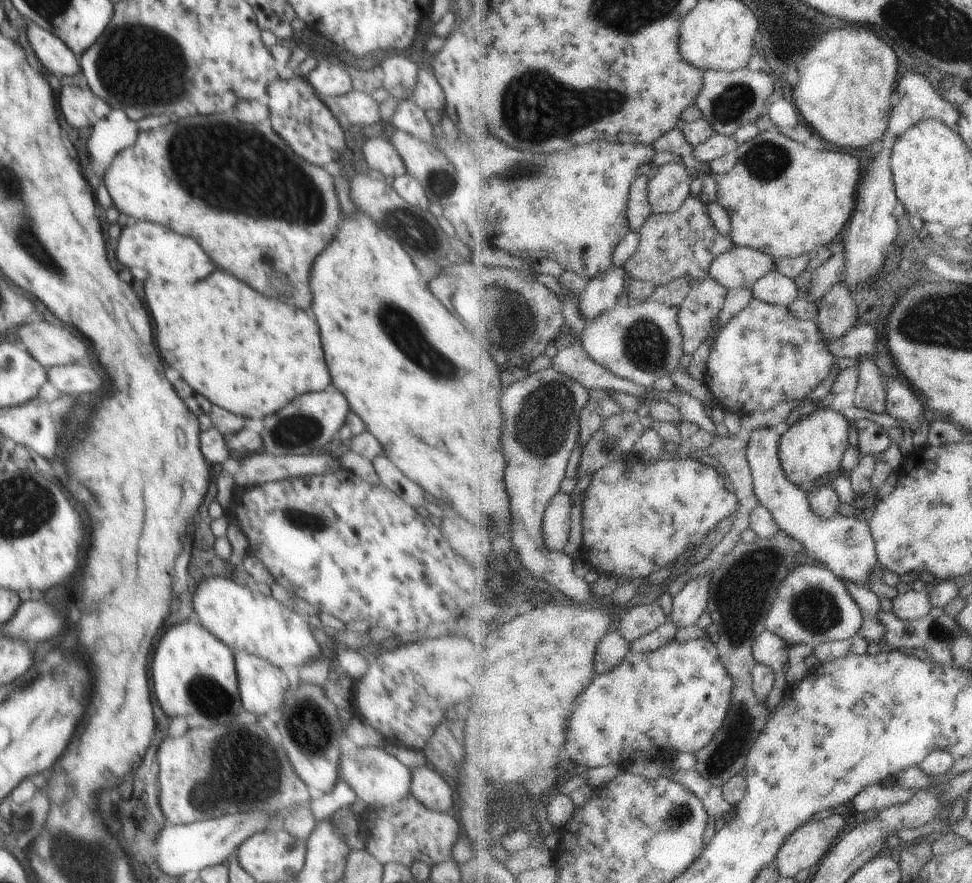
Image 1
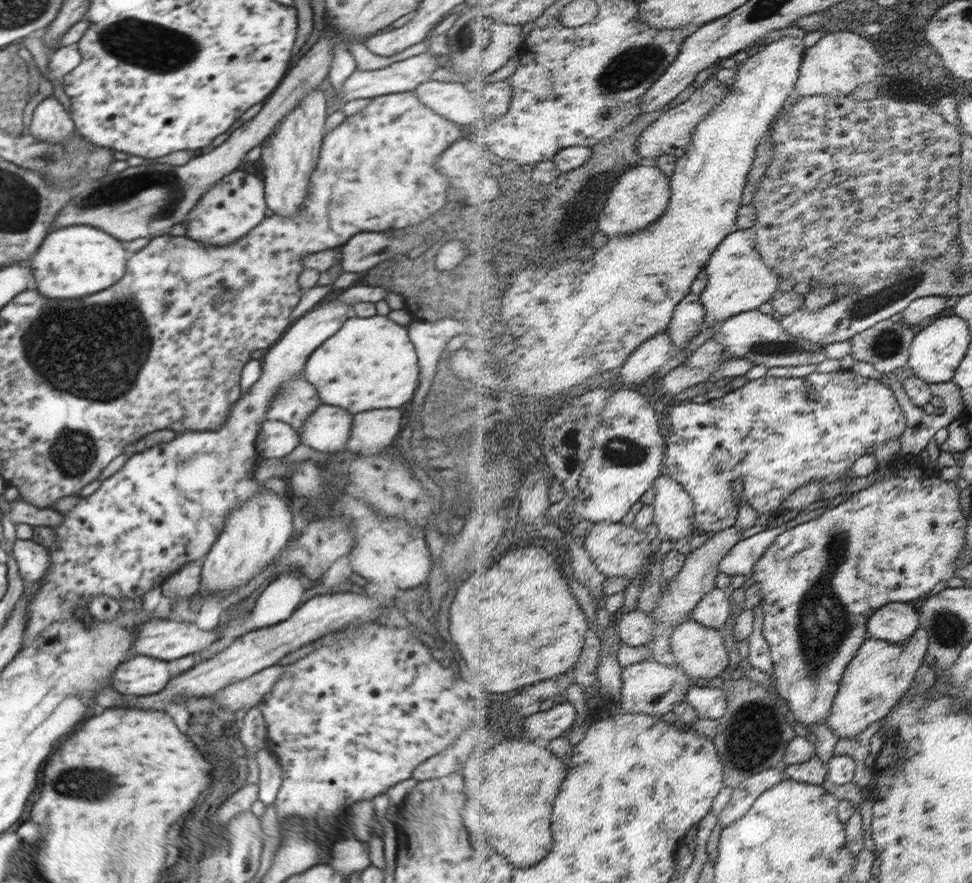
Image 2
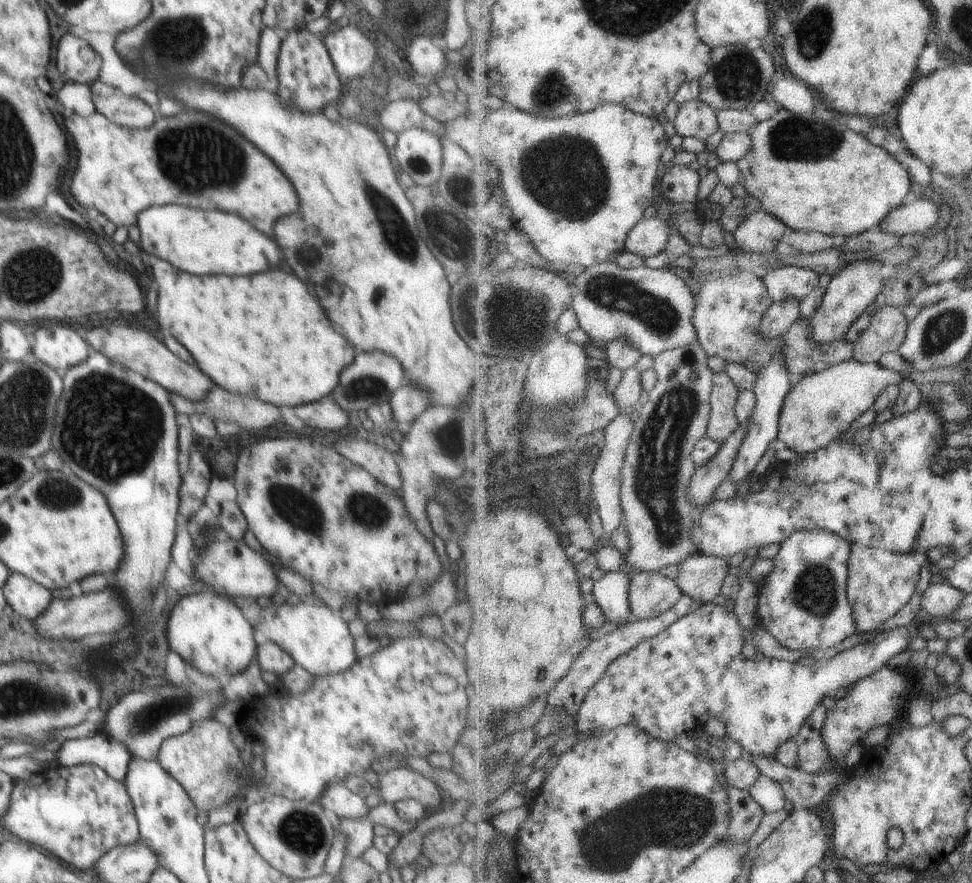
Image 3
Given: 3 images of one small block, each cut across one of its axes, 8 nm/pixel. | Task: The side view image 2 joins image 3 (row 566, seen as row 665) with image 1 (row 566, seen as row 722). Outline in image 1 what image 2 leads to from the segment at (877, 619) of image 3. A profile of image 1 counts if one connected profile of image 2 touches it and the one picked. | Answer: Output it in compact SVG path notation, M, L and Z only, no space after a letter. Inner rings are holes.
M762 427L753 432L748 458L755 478L755 491L759 504L769 508L778 524L788 534L801 540L810 555L823 561L842 579L869 586L871 572L881 563L877 551L877 540L870 522L862 518L847 518L838 515L833 519L823 519L812 508L808 492L794 484L781 461L781 440L784 431L777 427Z

